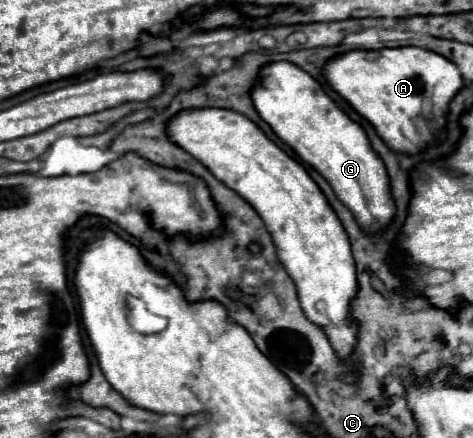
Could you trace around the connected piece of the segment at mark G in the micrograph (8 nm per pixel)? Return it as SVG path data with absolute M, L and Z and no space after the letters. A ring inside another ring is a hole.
M278 61L272 65L266 65L260 71L260 83L254 87L252 91L252 99L254 99L254 107L260 113L260 117L274 129L274 133L286 143L290 145L304 163L312 165L334 189L336 197L352 211L352 215L356 217L358 225L366 231L366 233L374 233L374 231L382 231L386 229L394 215L396 215L396 203L394 197L390 193L390 177L386 173L384 161L374 153L366 131L362 129L362 125L358 125L356 121L352 121L322 89L322 85L308 75L306 71L302 71L298 65L288 63L288 61Z

